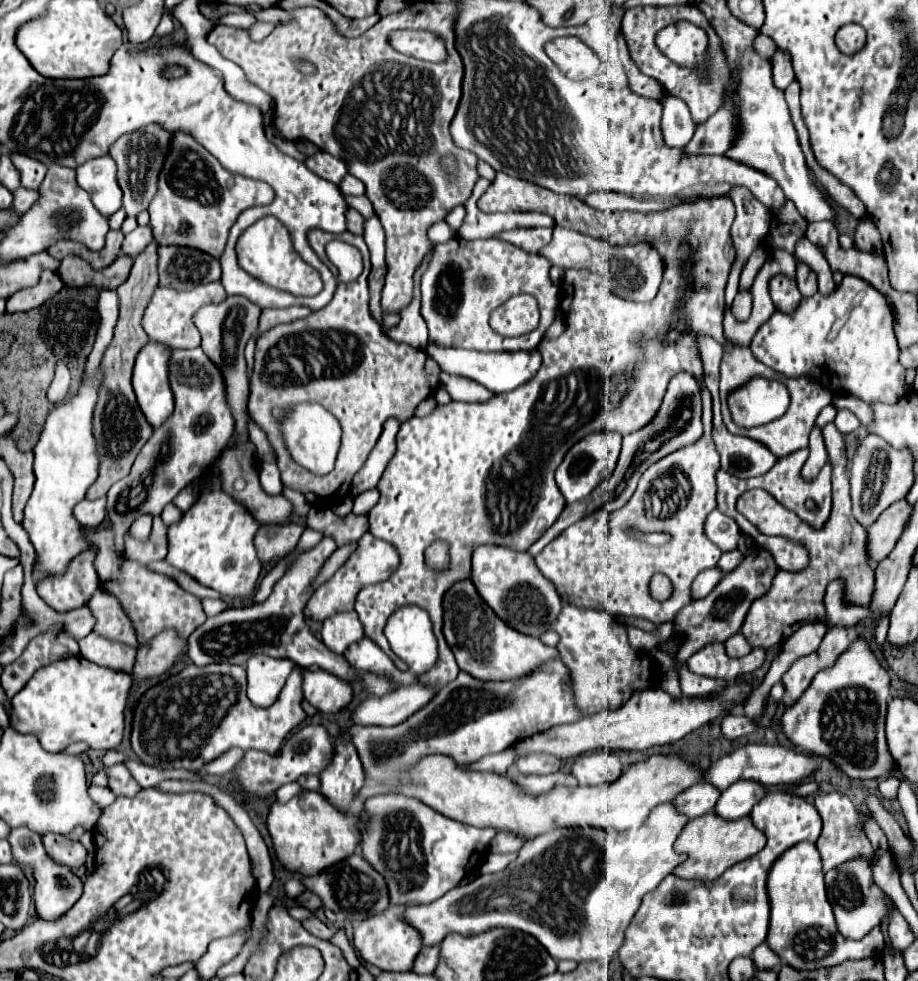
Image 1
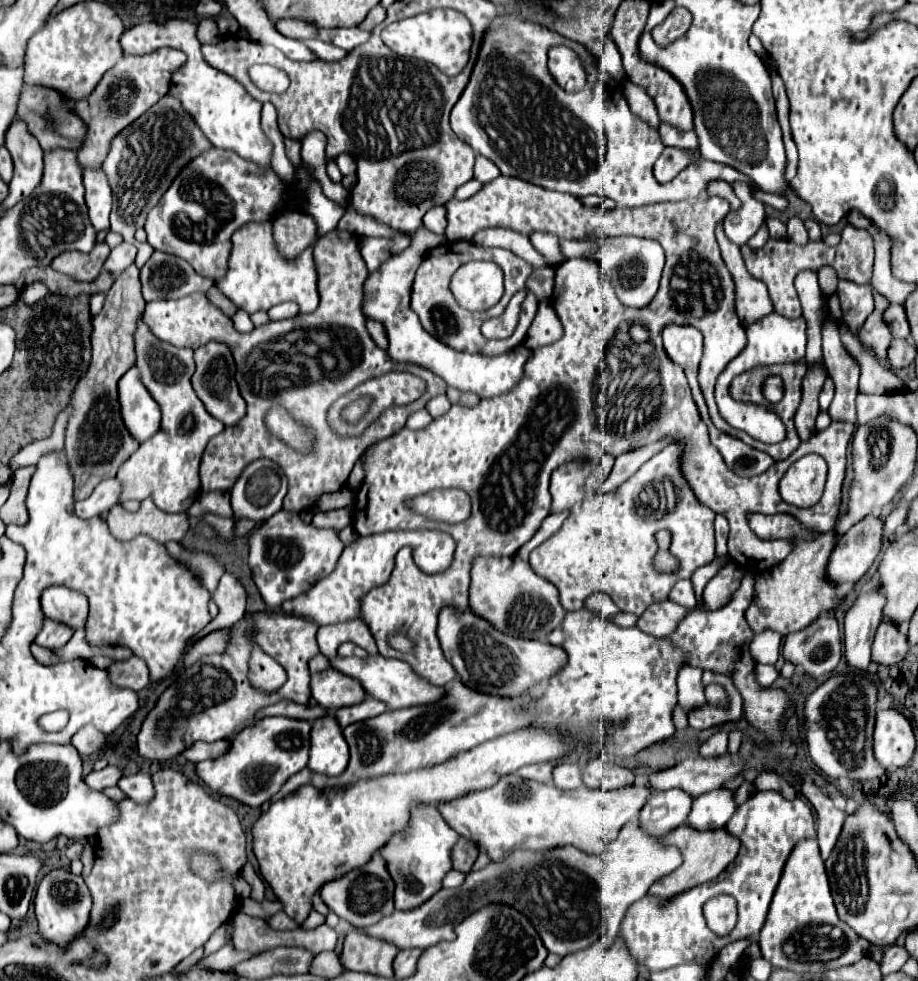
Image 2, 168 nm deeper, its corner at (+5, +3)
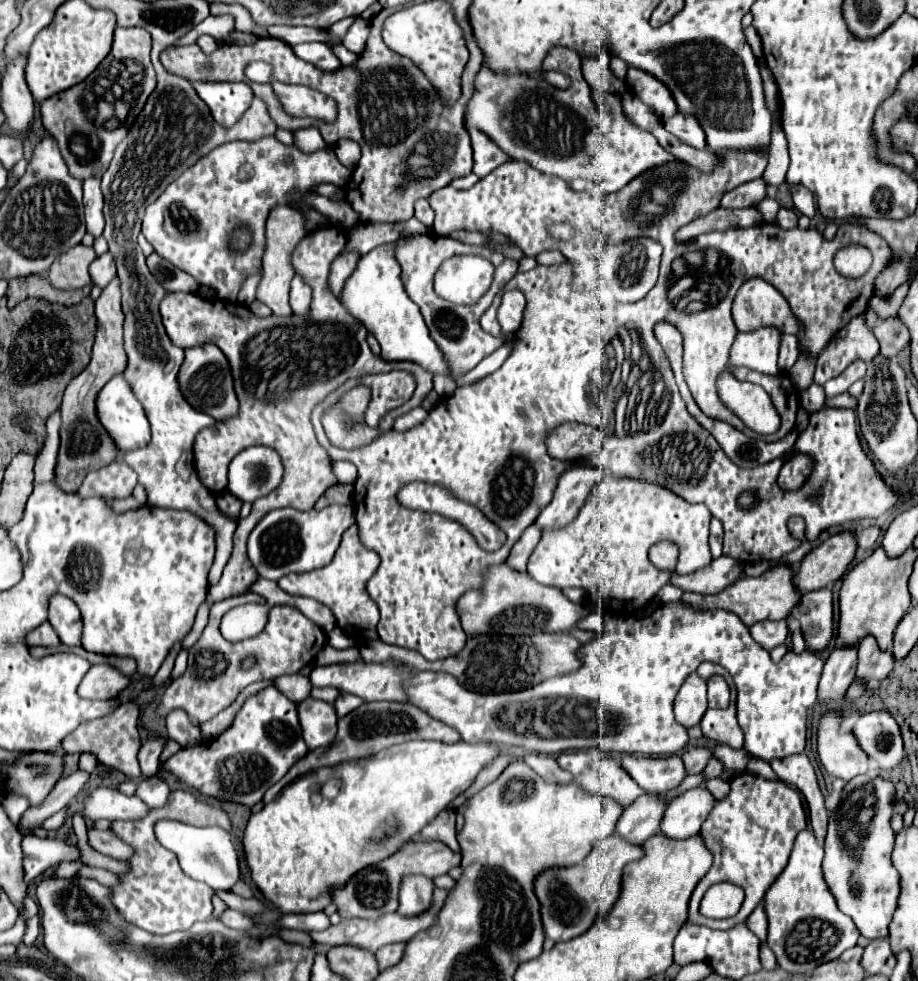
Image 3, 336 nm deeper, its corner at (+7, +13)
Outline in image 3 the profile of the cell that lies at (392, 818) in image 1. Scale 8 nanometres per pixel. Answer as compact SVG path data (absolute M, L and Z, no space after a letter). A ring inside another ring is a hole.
M406 876L400 886L400 916L418 916L418 912L426 912L430 908L434 882L424 876Z

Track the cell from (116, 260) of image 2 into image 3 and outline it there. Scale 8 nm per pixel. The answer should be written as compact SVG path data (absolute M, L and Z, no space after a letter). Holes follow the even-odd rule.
M110 252L96 258L90 264L90 278L92 278L92 284L98 288L106 288L110 284L110 280L116 278L116 260Z

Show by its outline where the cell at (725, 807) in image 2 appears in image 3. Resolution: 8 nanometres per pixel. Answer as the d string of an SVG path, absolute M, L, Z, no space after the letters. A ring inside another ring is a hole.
M692 788L676 796L664 812L660 832L670 840L684 840L696 836L702 822L714 806L714 796L704 788Z

